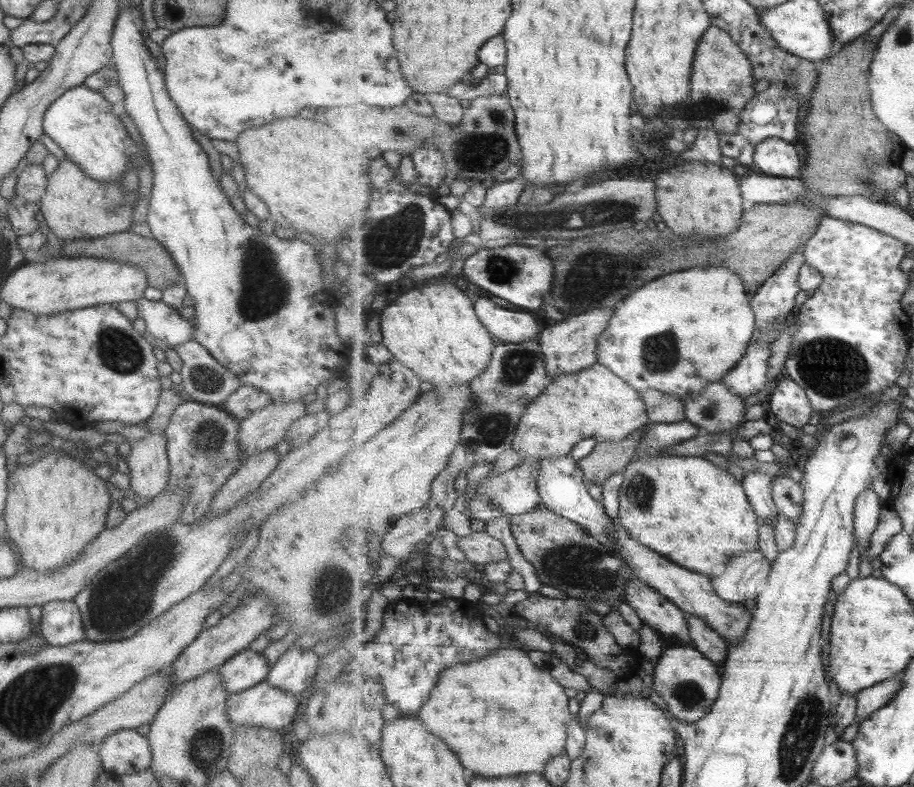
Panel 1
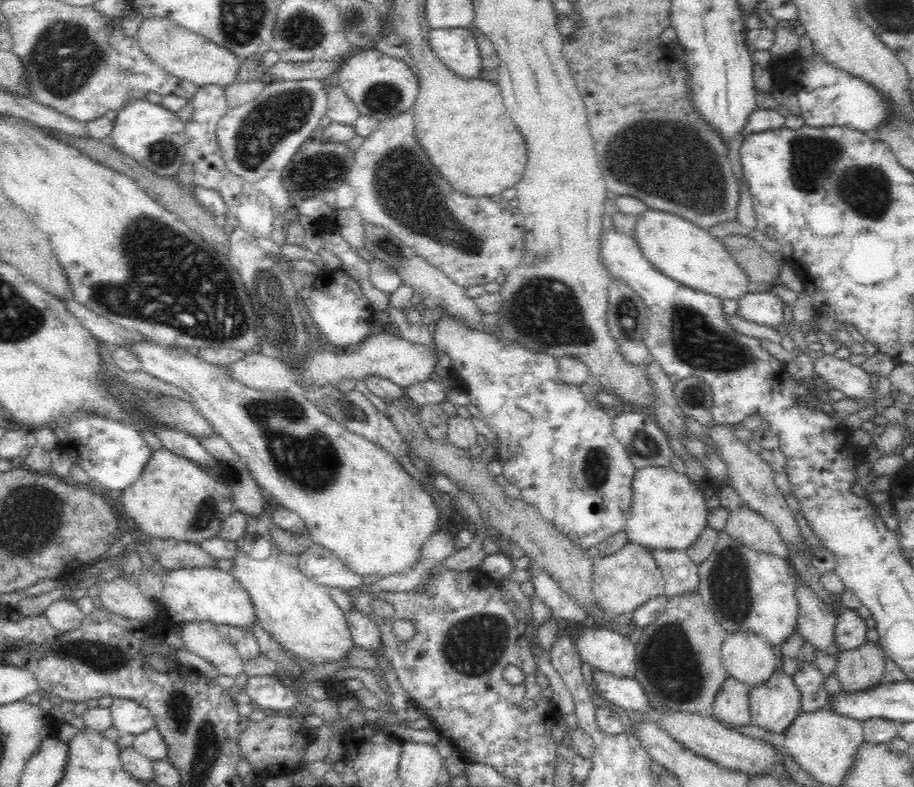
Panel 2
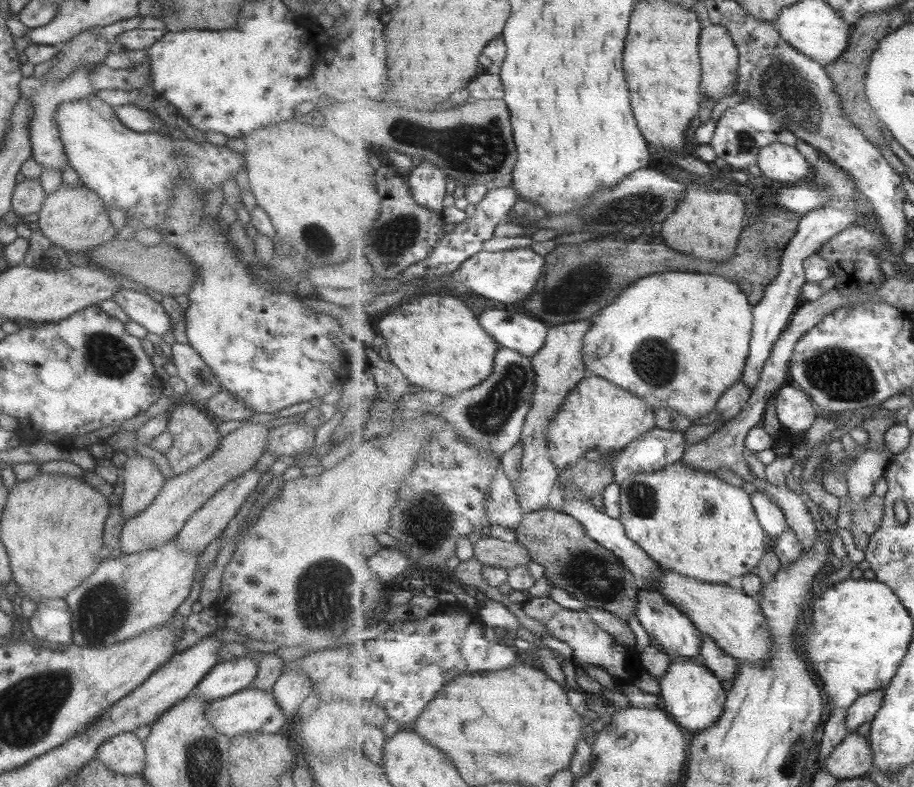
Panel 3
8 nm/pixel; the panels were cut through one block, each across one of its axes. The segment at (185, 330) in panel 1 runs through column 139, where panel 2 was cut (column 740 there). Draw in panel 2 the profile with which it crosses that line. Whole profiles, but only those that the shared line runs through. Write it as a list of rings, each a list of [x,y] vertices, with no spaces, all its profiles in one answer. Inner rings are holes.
[[[751,288],[751,293],[746,293],[738,299],[736,316],[746,322],[758,326],[776,327],[782,324],[782,307],[784,303],[769,292],[758,292]]]

